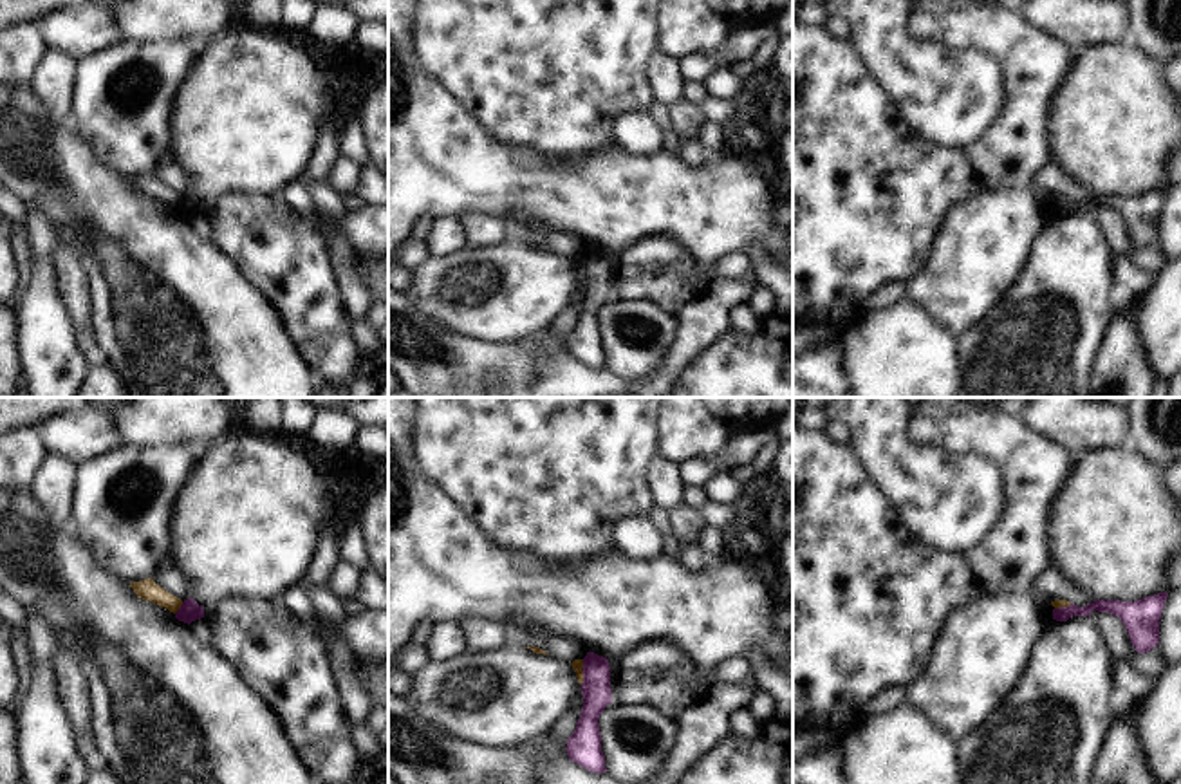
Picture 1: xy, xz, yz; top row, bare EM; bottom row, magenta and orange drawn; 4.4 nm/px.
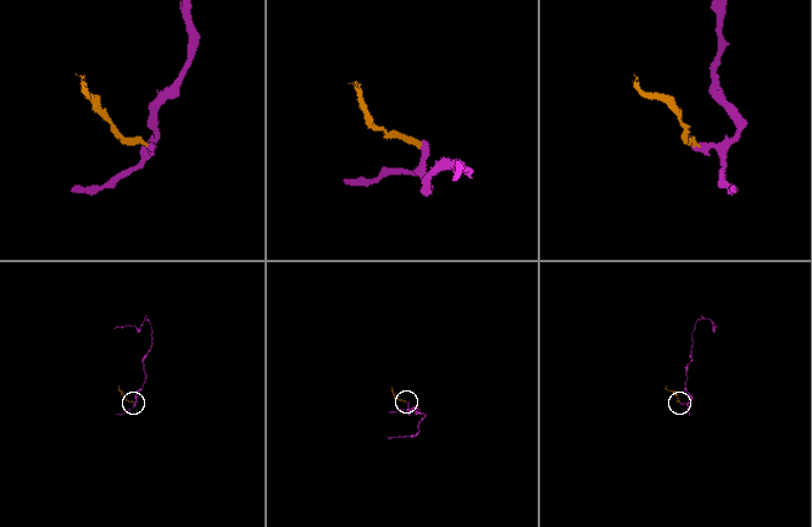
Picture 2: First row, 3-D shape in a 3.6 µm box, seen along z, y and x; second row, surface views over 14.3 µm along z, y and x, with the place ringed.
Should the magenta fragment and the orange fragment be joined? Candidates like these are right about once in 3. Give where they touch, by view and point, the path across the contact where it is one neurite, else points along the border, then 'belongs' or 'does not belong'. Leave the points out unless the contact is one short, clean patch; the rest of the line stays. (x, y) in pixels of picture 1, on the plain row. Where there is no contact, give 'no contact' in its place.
contact xz (584, 268); border xz (584, 255), (580, 279); does not belong

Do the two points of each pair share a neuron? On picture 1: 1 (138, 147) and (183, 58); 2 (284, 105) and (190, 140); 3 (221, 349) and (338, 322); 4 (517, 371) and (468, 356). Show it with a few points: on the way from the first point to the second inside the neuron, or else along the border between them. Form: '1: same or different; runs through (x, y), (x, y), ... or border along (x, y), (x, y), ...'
1: same; runs through (138, 125), (156, 103), (167, 80)
2: same; runs through (260, 105), (224, 140), (213, 140)
3: different; border along (268, 297), (286, 318), (293, 345), (309, 369)
4: same; runs through (504, 367), (481, 362)

